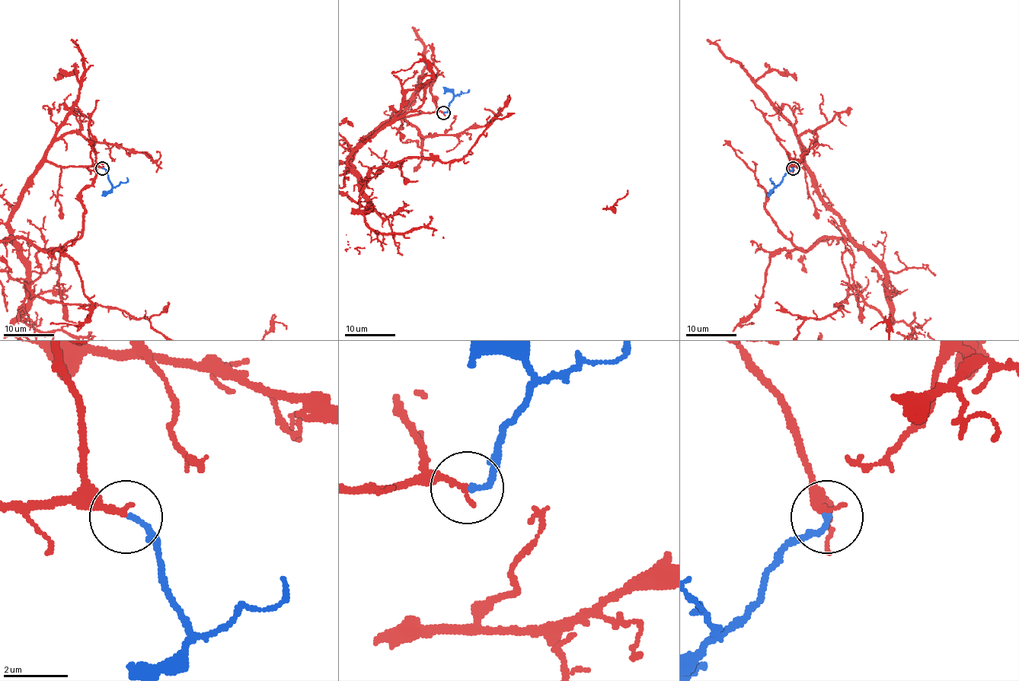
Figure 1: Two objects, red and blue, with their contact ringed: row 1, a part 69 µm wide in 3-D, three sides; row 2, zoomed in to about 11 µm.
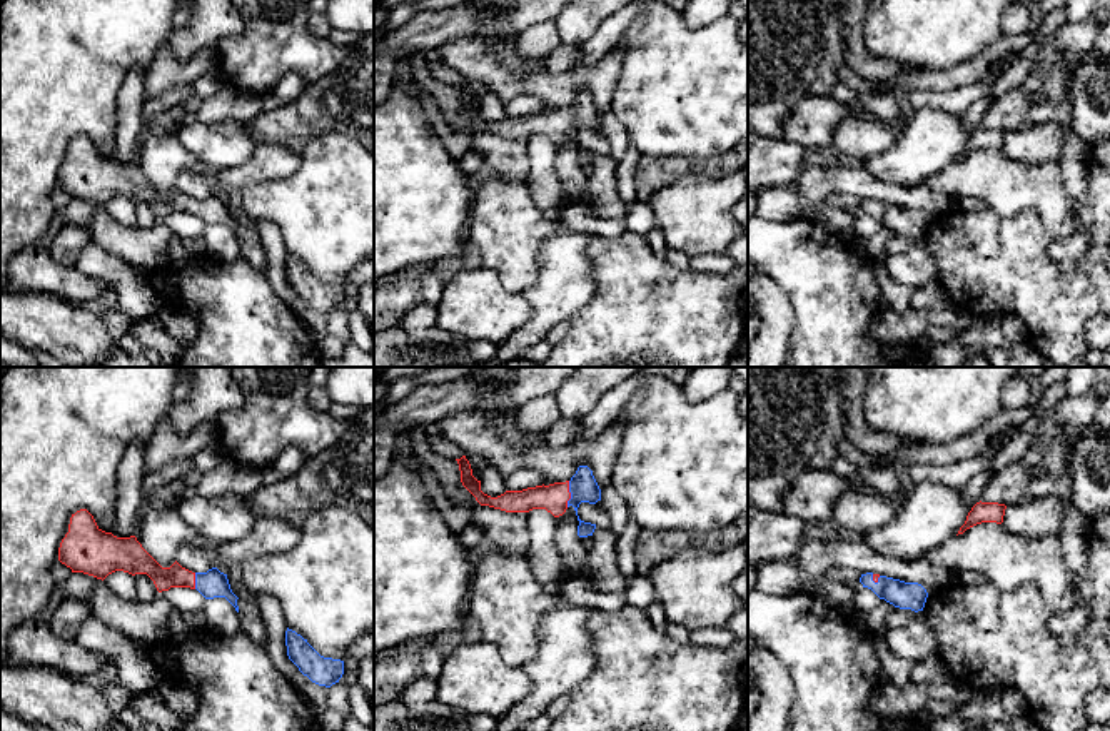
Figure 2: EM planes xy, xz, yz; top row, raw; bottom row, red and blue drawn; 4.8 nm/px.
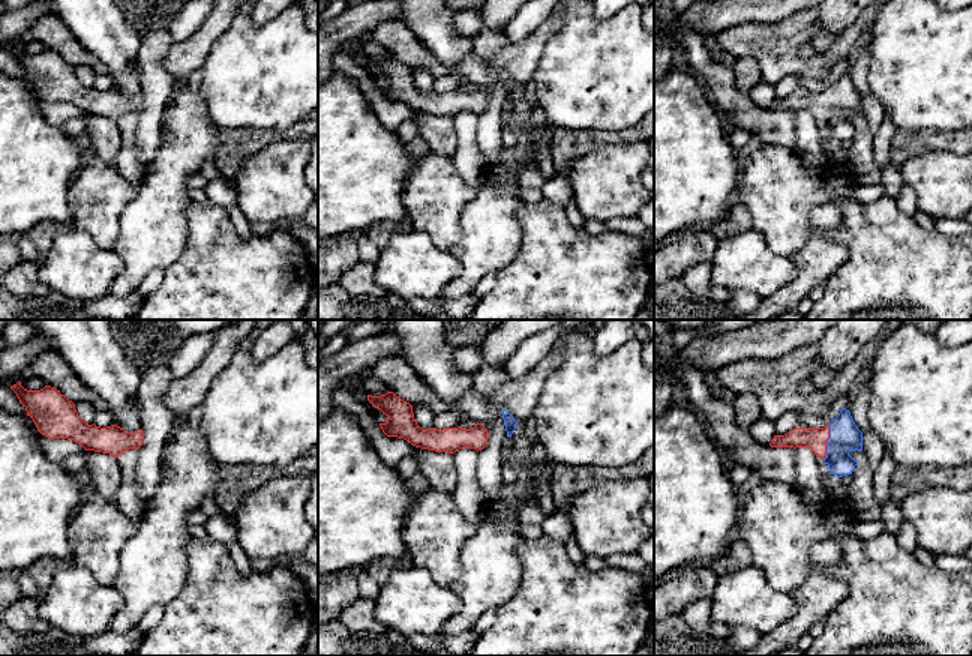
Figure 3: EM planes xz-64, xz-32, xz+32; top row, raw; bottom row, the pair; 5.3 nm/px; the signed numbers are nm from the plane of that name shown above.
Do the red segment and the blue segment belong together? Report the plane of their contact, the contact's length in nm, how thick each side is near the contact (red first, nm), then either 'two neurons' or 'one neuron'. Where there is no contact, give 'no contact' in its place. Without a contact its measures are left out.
xz | 130 nm | 140/140 nm | one neuron

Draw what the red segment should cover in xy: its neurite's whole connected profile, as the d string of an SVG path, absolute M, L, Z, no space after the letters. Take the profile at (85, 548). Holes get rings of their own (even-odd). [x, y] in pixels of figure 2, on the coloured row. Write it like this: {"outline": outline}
{"outline": "M87 509L72 514L68 532L58 547L58 561L72 572L83 572L102 581L115 571L132 576L147 574L159 592L170 587L190 587L205 599L225 597L239 613L239 597L232 592L227 574L217 567L192 572L177 561L170 567L162 567L135 536L117 537L102 531Z"}

